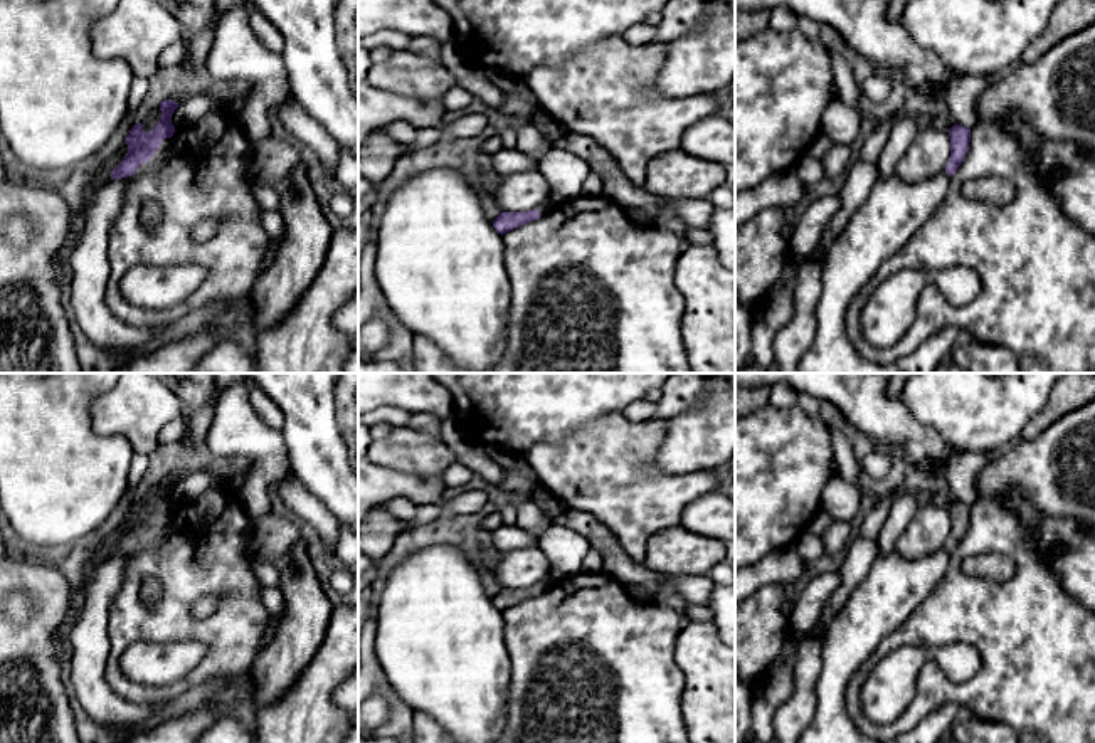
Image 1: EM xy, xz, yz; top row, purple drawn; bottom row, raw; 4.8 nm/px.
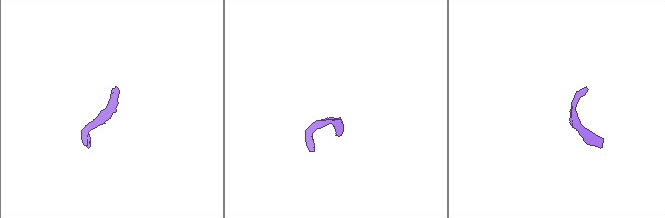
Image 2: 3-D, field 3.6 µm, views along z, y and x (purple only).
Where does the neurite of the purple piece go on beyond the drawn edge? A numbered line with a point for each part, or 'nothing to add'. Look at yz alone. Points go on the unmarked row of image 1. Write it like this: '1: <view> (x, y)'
nothing to add

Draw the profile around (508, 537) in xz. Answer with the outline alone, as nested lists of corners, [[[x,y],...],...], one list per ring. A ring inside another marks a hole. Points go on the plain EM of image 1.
[[[501,524],[491,533],[493,551],[513,551],[538,545],[537,538],[516,524]]]

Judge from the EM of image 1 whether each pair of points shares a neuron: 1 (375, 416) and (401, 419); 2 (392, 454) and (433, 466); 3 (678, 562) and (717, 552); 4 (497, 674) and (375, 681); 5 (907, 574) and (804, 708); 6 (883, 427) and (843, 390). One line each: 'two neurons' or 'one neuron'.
1: one neuron
2: one neuron
3: one neuron
4: two neurons
5: two neurons
6: one neuron

